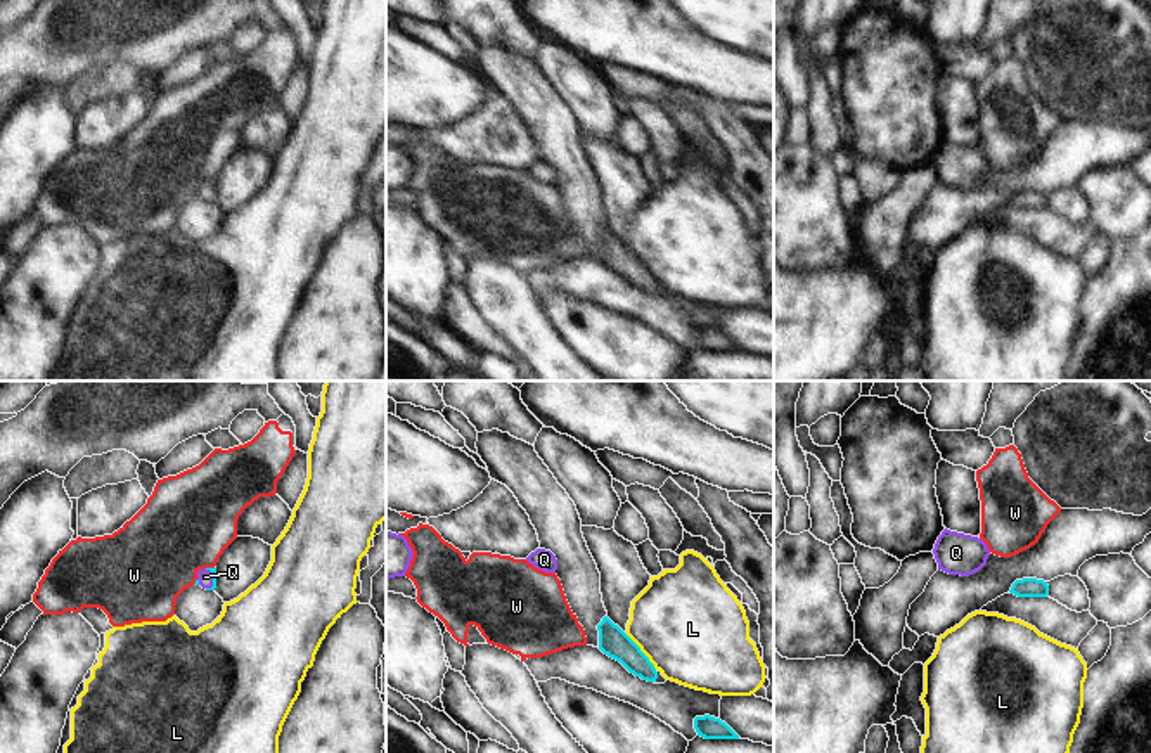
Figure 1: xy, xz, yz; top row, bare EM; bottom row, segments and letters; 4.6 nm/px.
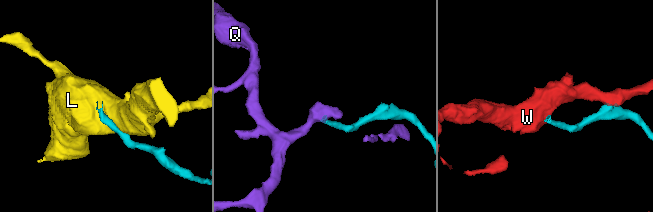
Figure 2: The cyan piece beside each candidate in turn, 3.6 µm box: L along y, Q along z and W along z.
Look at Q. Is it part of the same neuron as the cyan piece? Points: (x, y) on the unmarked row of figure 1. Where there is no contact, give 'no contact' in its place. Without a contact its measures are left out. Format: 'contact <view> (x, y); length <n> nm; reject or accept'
contact xy (213, 191); length 110 nm; accept

